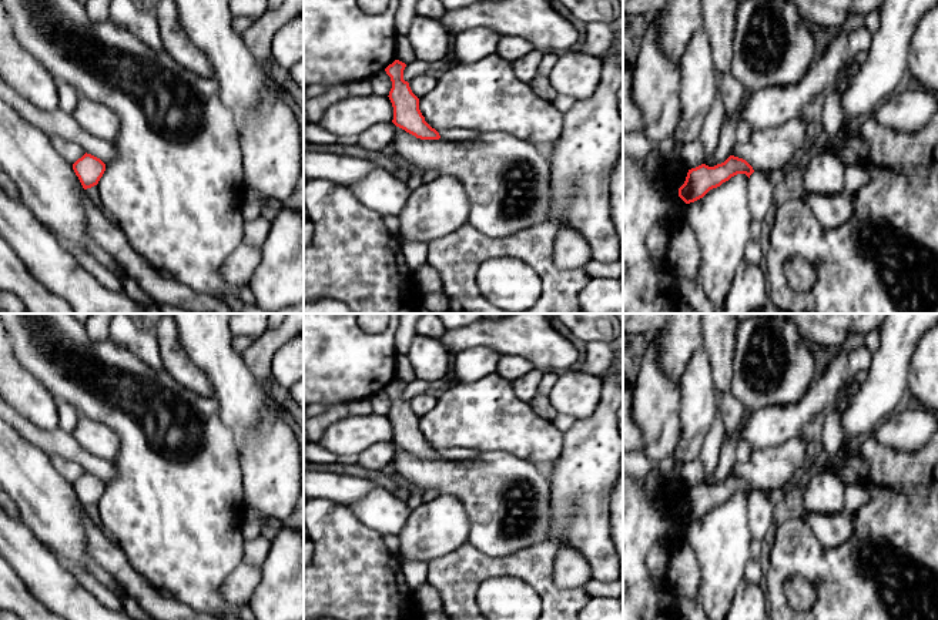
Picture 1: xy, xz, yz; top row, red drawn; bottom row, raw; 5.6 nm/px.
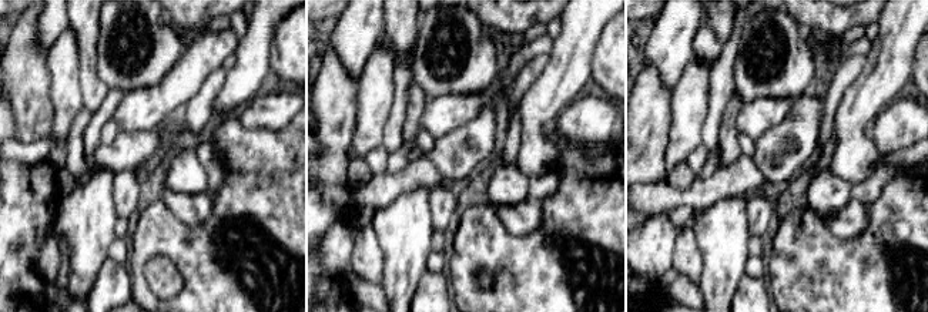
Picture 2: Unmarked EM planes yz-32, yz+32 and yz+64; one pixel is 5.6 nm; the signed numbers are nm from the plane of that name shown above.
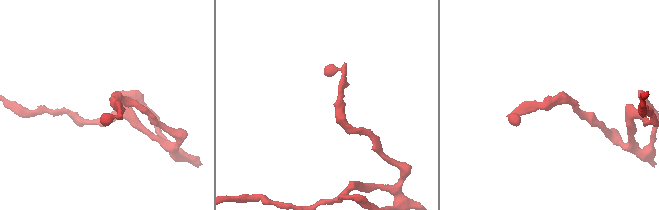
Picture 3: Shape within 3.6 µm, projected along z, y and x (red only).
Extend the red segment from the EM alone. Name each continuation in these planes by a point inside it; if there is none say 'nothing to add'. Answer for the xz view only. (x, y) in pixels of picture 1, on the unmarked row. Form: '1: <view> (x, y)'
nothing to add

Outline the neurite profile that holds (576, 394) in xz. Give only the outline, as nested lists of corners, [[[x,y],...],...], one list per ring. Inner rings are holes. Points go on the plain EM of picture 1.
[[[579,371],[559,373],[549,398],[560,415],[573,416],[576,420],[590,418],[602,398],[603,381],[600,376]]]

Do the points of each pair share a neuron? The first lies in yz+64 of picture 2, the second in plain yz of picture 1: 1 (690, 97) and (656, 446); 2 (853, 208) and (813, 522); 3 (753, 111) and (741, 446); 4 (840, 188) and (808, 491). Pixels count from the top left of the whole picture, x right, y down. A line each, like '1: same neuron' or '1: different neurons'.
1: different neurons
2: same neuron
3: different neurons
4: same neuron

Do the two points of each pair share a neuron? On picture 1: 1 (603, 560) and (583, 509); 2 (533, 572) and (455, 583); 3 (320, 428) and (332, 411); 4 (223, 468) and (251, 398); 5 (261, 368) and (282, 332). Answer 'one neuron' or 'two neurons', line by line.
1: one neuron
2: one neuron
3: one neuron
4: two neurons
5: one neuron

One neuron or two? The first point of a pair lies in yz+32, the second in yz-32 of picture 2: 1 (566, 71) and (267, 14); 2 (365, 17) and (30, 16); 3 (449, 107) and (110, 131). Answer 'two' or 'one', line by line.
1: one
2: two
3: two

